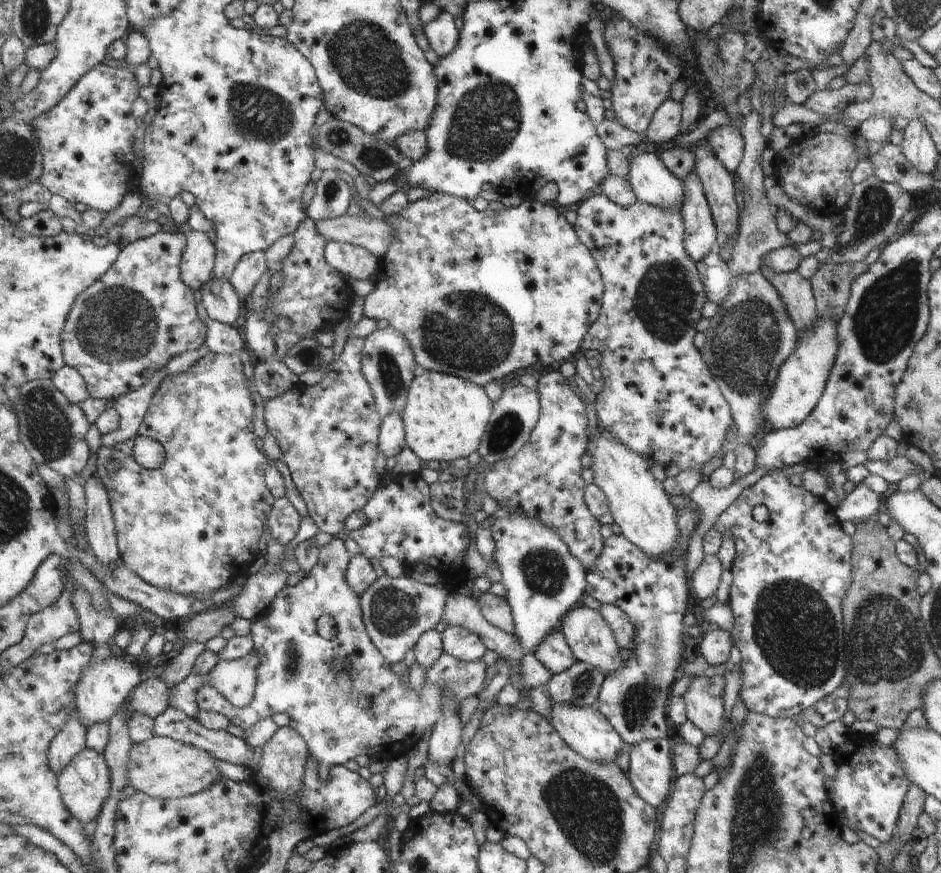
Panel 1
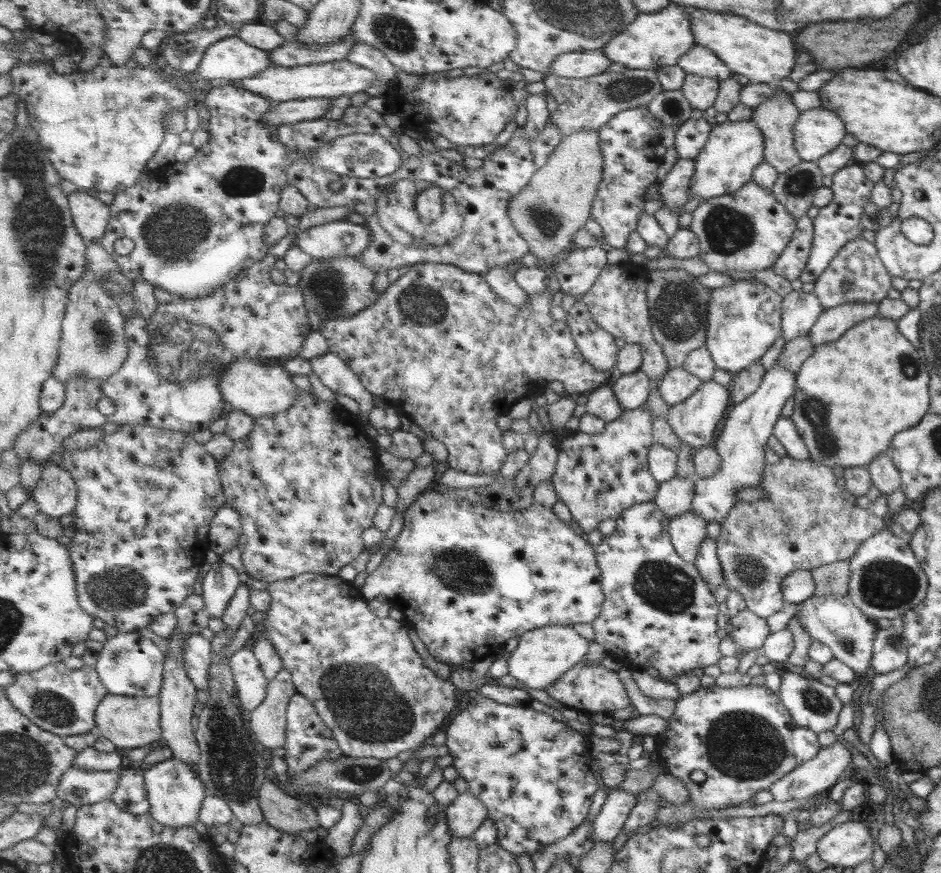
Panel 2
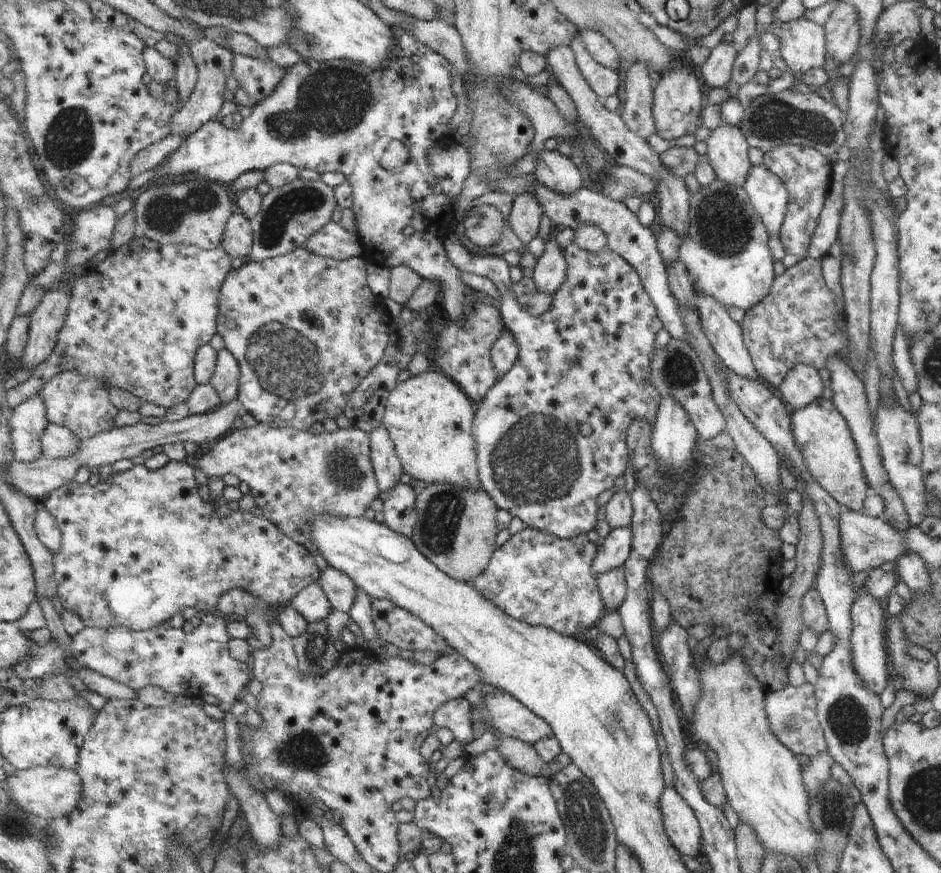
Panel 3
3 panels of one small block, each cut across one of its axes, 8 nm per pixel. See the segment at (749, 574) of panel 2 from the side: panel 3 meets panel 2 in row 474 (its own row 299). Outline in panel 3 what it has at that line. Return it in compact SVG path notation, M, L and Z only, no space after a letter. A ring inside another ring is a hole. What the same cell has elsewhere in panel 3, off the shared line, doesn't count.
M805 257L784 270L783 274L774 276L767 296L759 304L745 311L739 324L742 342L755 372L761 382L773 390L779 386L787 370L793 368L795 364L805 364L818 370L825 367L829 356L833 356L835 352L843 353L847 348L844 318L843 315L839 316L835 308L834 296L821 278L820 267L821 261Z

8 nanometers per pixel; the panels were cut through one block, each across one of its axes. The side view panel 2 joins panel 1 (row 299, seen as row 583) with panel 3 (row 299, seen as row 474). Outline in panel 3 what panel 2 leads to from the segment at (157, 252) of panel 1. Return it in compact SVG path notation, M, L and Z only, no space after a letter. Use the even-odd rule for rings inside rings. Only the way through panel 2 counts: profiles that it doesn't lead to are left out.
M142 235L132 238L127 244L111 251L97 267L87 267L87 272L84 275L71 279L70 309L67 310L66 326L63 326L59 334L58 345L54 353L45 363L37 367L25 382L6 392L7 405L11 410L17 408L22 401L28 400L35 395L40 395L44 386L52 378L68 371L78 371L80 374L99 378L108 388L121 388L139 397L142 401L148 401L155 405L158 404L166 410L177 406L177 404L187 403L187 400L189 400L191 394L194 393L195 388L198 386L194 372L196 355L204 345L211 343L211 338L214 338L215 334L218 334L219 300L222 296L222 287L226 282L227 276L229 276L236 266L237 262L222 247L207 251L199 248L197 245L163 245Z

